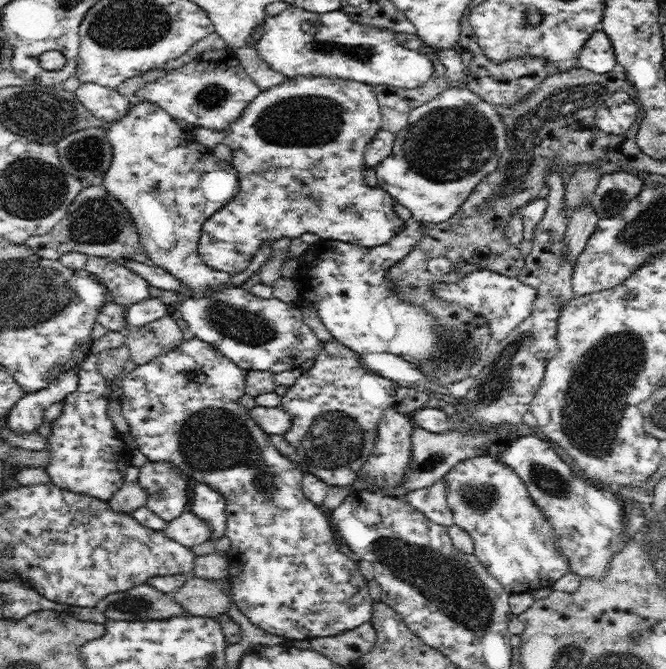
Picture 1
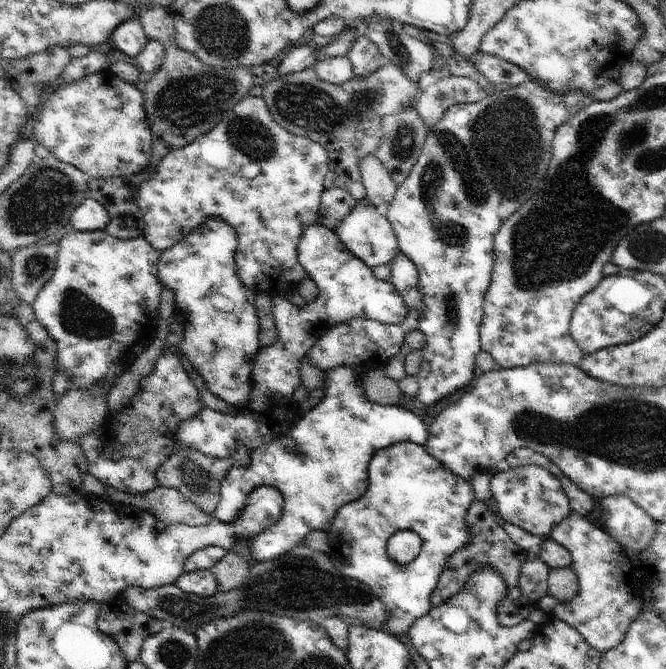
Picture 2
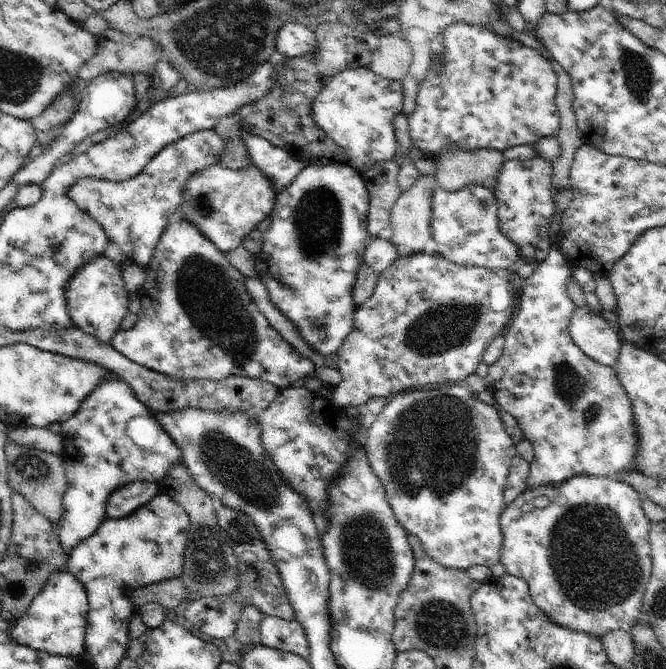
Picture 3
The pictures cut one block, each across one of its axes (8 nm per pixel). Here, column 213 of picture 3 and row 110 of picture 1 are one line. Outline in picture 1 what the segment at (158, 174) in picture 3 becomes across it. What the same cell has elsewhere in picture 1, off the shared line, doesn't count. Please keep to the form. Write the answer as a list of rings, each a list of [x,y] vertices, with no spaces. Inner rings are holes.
[[[146,100],[136,103],[129,109],[127,116],[116,121],[111,126],[107,137],[112,145],[113,158],[108,172],[104,174],[103,185],[130,211],[130,217],[138,229],[141,244],[154,264],[170,271],[170,274],[182,281],[182,285],[192,289],[194,294],[202,290],[206,295],[214,292],[208,291],[209,286],[228,287],[242,284],[262,268],[270,257],[271,244],[274,241],[269,241],[258,253],[253,254],[248,266],[234,275],[208,266],[200,257],[199,241],[203,224],[215,212],[226,206],[239,189],[237,170],[232,164],[214,156],[206,158],[199,145],[194,143],[190,130],[181,128],[177,119],[166,110]]]

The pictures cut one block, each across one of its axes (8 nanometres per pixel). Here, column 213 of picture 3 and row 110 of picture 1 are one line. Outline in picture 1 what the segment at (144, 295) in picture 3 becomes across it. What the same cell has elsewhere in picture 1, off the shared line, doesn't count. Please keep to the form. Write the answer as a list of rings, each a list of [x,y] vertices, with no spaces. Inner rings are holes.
[[[300,75],[291,79],[287,78],[284,82],[271,86],[257,95],[248,104],[244,114],[240,114],[239,119],[229,124],[224,130],[212,130],[206,127],[194,127],[191,130],[194,143],[199,145],[202,150],[213,148],[218,146],[218,144],[224,144],[232,150],[233,161],[231,164],[237,170],[239,178],[239,189],[236,196],[203,224],[199,241],[199,253],[202,261],[216,270],[226,271],[234,275],[237,272],[243,271],[248,266],[252,255],[258,253],[269,241],[277,241],[279,238],[284,238],[284,236],[290,239],[298,238],[305,232],[318,234],[321,239],[340,240],[341,242],[365,248],[375,248],[390,242],[404,222],[394,213],[393,206],[396,204],[396,200],[393,200],[390,195],[385,194],[380,186],[370,187],[364,180],[364,169],[367,167],[364,160],[365,148],[381,129],[382,118],[376,93],[372,90],[372,86],[363,82],[338,77]]]

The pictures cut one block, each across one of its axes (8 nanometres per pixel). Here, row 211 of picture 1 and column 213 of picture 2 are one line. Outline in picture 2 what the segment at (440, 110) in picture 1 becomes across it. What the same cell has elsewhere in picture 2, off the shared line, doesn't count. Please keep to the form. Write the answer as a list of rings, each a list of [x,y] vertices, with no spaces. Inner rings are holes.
[[[316,223],[306,228],[298,243],[298,260],[318,285],[318,298],[314,302],[307,302],[304,307],[296,306],[286,298],[272,300],[278,340],[268,348],[261,348],[254,356],[254,388],[250,394],[250,404],[239,409],[240,414],[236,416],[204,408],[198,412],[198,416],[178,426],[176,440],[179,448],[194,448],[212,458],[226,458],[232,456],[238,446],[246,446],[250,451],[278,436],[284,436],[297,424],[302,413],[301,405],[292,398],[296,389],[302,386],[300,360],[307,356],[321,335],[353,318],[368,318],[386,324],[400,324],[406,318],[407,304],[390,280],[375,278],[372,269],[361,258],[354,256],[338,235],[326,226]]]

